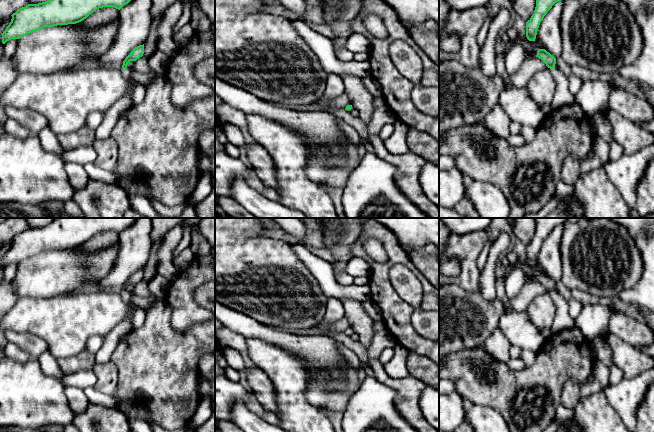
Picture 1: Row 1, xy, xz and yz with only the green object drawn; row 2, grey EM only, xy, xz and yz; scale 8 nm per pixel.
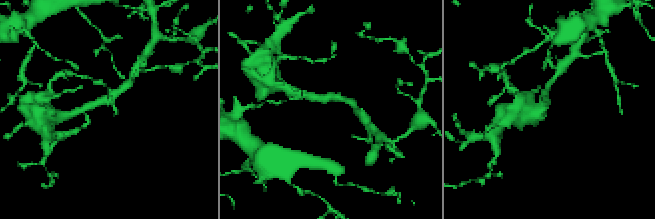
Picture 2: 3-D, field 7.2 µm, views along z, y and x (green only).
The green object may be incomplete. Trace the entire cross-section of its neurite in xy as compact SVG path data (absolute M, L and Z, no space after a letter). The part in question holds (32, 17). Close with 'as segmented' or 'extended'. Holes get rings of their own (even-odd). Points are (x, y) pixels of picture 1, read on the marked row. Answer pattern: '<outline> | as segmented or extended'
M47 0L28 4L13 13L11 22L2 33L2 43L20 39L44 27L76 24L99 8L120 10L131 0Z | as segmented

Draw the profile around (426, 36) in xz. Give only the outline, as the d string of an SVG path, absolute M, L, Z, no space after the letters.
M427 20L417 26L405 24L405 27L413 38L415 45L439 65L439 26L434 21Z

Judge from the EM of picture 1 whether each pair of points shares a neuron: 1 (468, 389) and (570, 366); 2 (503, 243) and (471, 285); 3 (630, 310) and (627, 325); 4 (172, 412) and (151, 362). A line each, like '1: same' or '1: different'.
1: same
2: different
3: different
4: same

